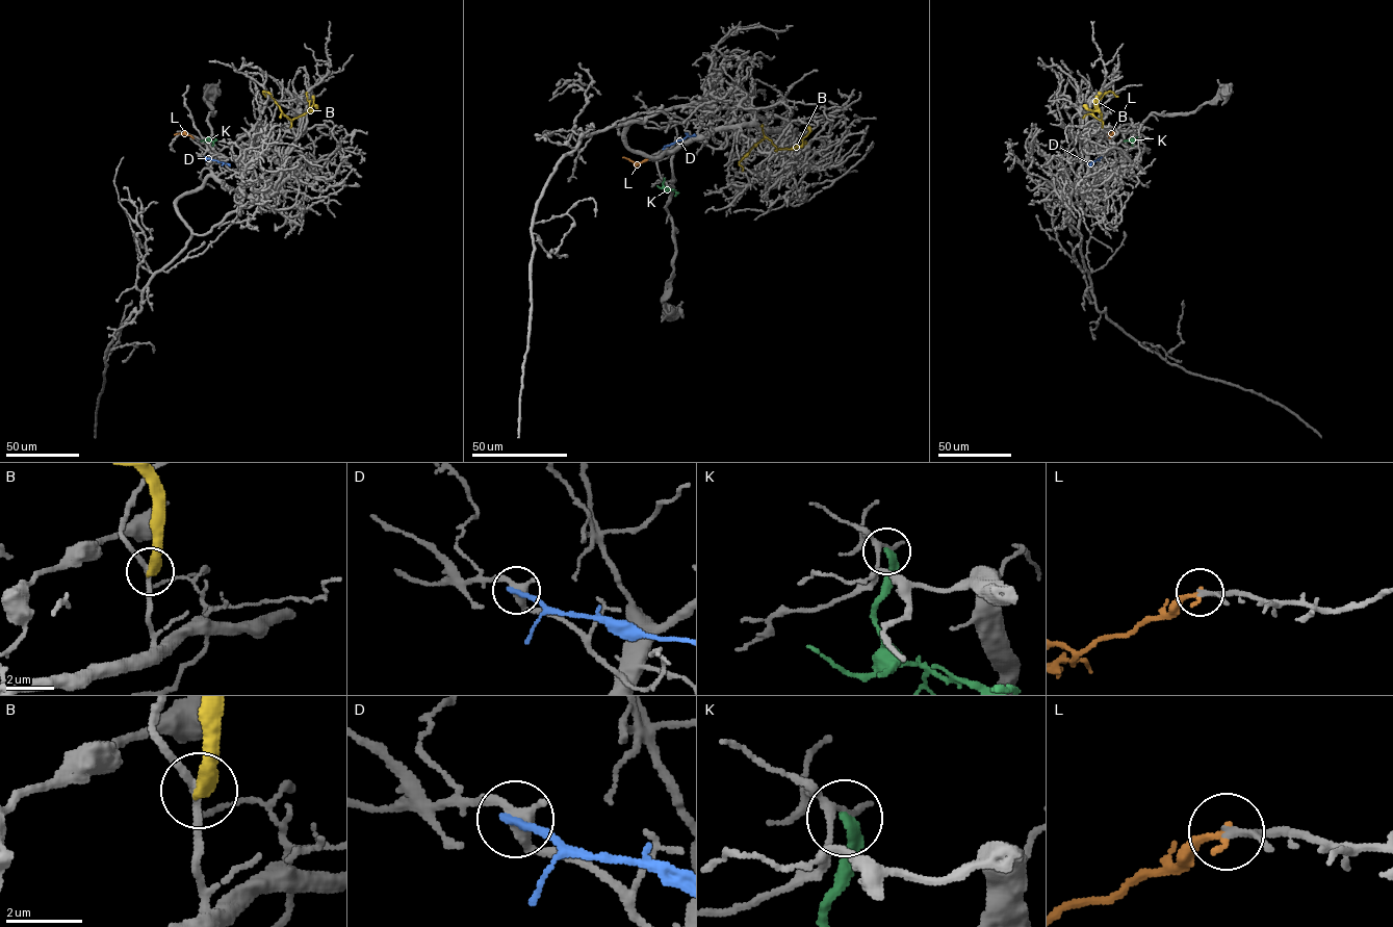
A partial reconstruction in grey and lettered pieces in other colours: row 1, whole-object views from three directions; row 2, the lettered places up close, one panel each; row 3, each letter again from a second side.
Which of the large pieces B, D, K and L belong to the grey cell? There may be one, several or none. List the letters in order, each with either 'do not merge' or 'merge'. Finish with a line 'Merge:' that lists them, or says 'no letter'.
B: do not merge
D: do not merge
K: do not merge
L: merge
Merge: L

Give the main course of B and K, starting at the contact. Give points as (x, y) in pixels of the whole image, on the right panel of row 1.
B: (1102, 127), (1102, 122), (1092, 114), (1094, 106), (1105, 94), (1111, 92), (1118, 96)
K: (1124, 140), (1133, 140), (1137, 136)

